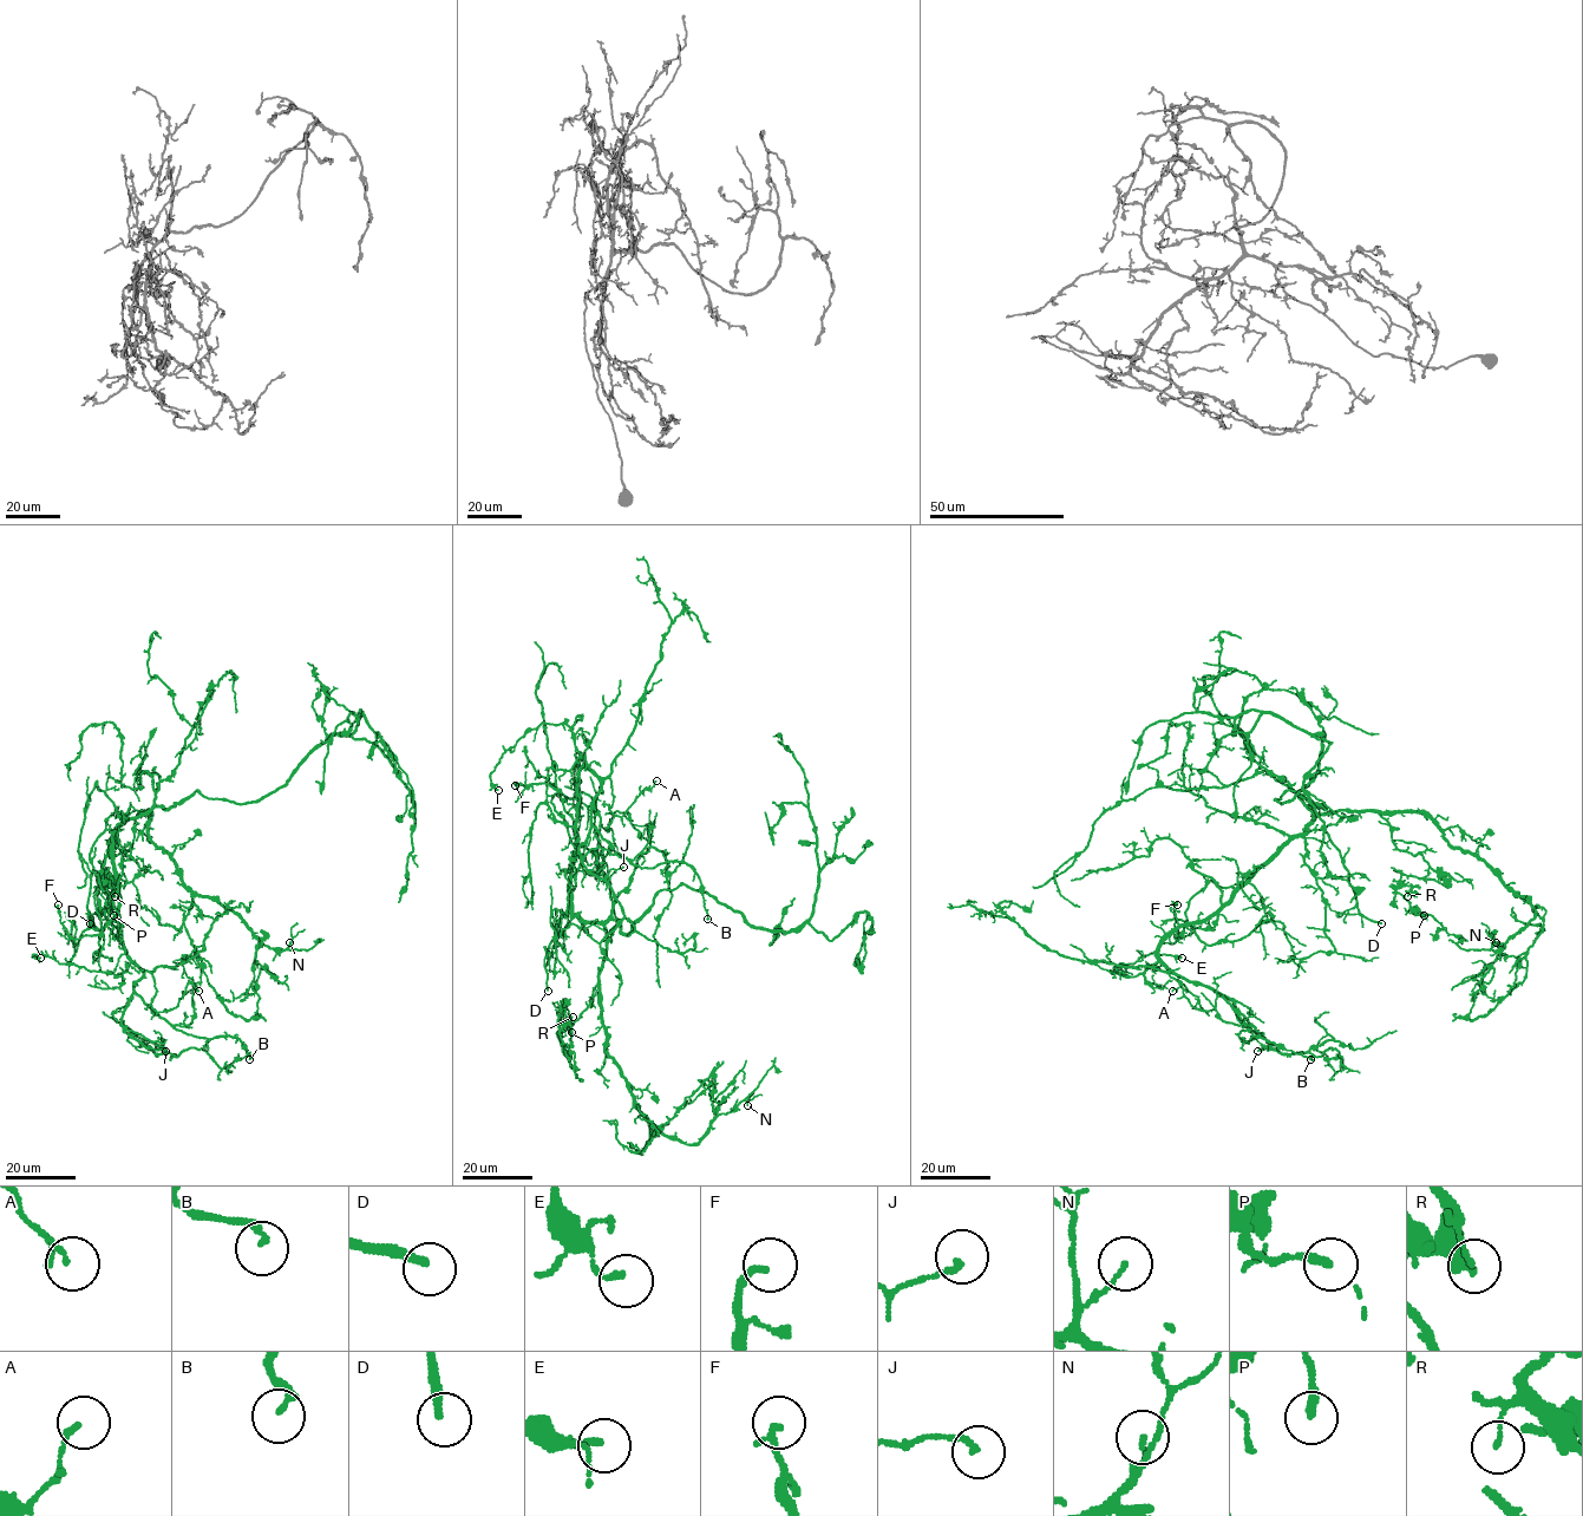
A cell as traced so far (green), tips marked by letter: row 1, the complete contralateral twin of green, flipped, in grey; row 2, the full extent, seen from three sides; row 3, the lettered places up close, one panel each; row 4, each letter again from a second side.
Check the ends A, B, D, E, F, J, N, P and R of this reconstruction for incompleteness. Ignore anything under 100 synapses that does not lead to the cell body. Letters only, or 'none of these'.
D

